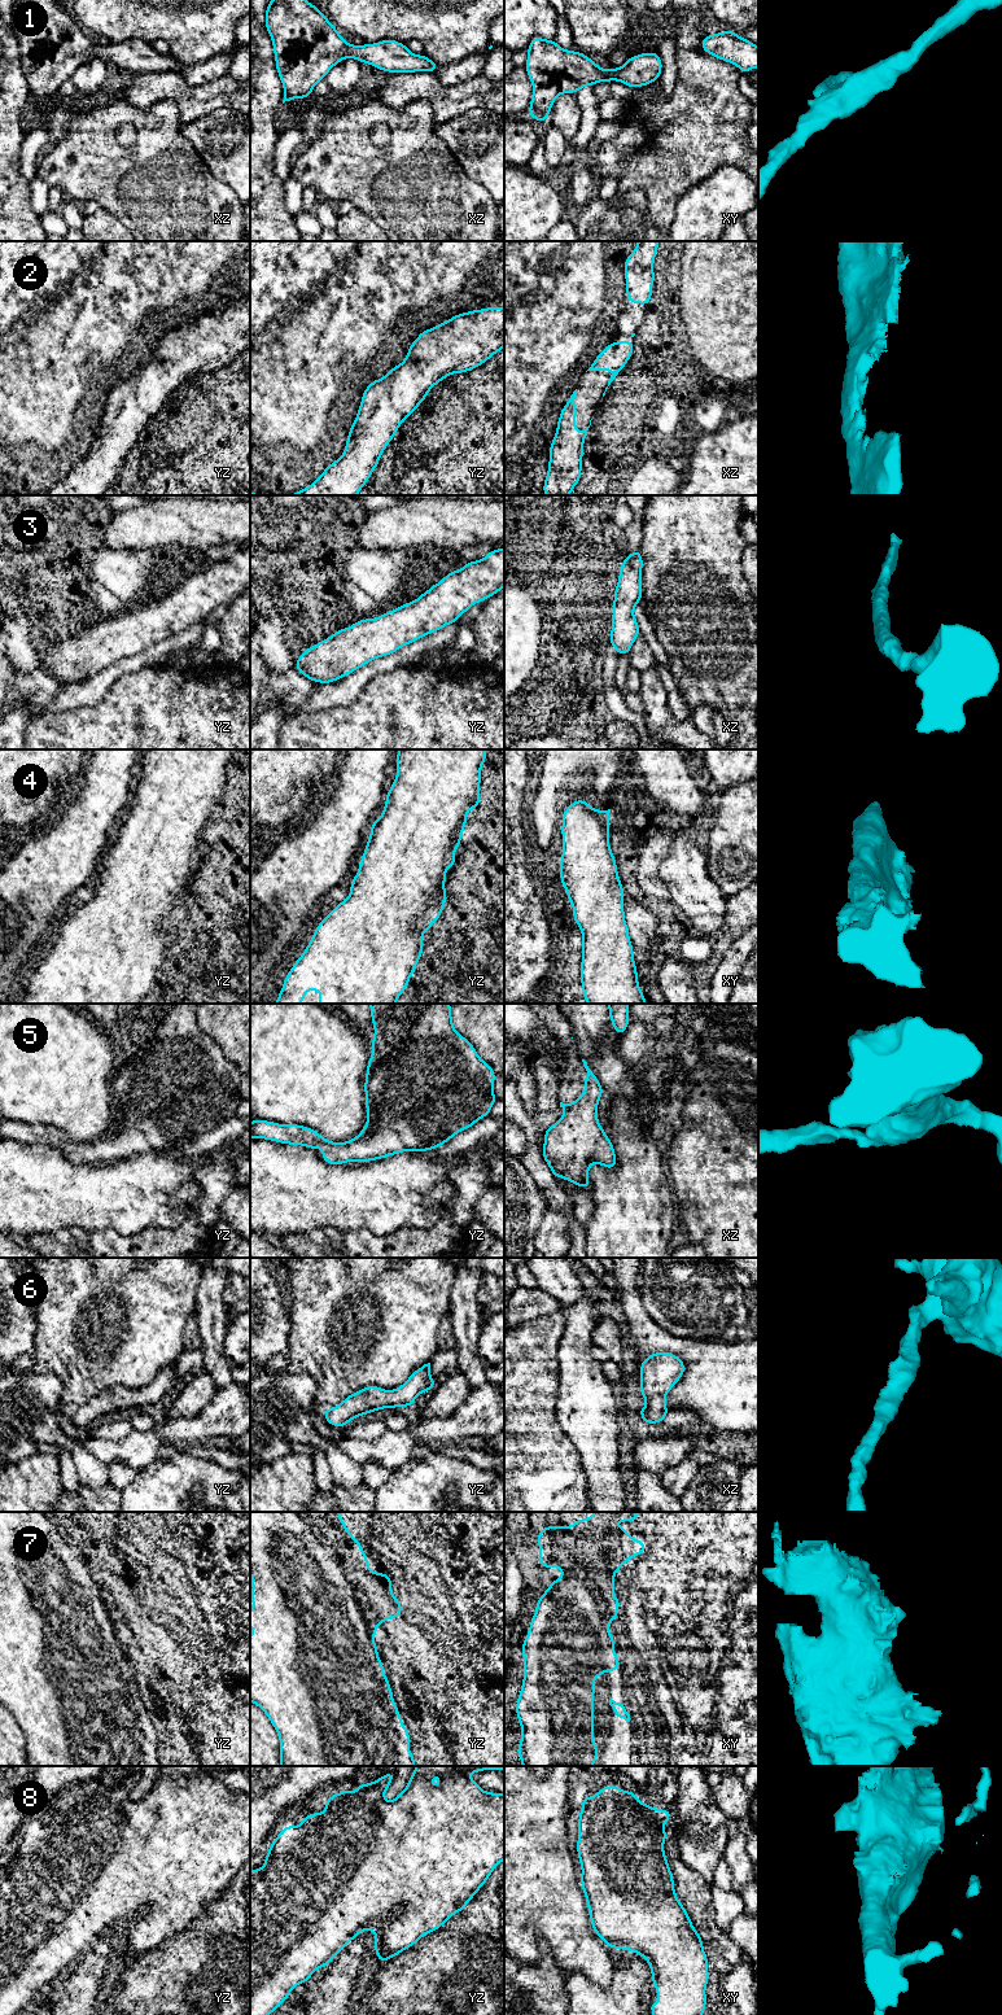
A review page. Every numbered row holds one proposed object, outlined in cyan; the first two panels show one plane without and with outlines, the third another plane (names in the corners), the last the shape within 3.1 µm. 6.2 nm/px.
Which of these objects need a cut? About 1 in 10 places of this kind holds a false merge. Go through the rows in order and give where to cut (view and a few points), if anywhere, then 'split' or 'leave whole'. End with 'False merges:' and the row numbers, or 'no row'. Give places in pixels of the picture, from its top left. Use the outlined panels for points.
1: cut none; leave whole
2: cut none; leave whole
3: cut none; leave whole
4: cut none; leave whole
5: cut none; leave whole
6: cut none; leave whole
7: cut none; leave whole
8: cut none; leave whole
False merges: no row

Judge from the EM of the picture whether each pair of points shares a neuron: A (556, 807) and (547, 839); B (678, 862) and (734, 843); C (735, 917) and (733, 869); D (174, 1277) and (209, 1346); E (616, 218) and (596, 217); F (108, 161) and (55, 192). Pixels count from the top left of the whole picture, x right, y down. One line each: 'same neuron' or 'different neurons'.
A: different neurons
B: different neurons
C: different neurons
D: different neurons
E: same neuron
F: different neurons

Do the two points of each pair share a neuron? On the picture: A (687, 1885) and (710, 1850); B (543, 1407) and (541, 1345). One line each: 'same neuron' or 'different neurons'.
A: different neurons
B: same neuron

